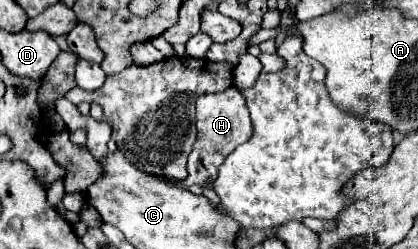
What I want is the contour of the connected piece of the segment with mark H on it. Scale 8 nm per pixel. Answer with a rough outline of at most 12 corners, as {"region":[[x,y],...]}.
{"region":[[238,88],[196,98],[192,184],[212,188],[224,158],[252,136]]}

